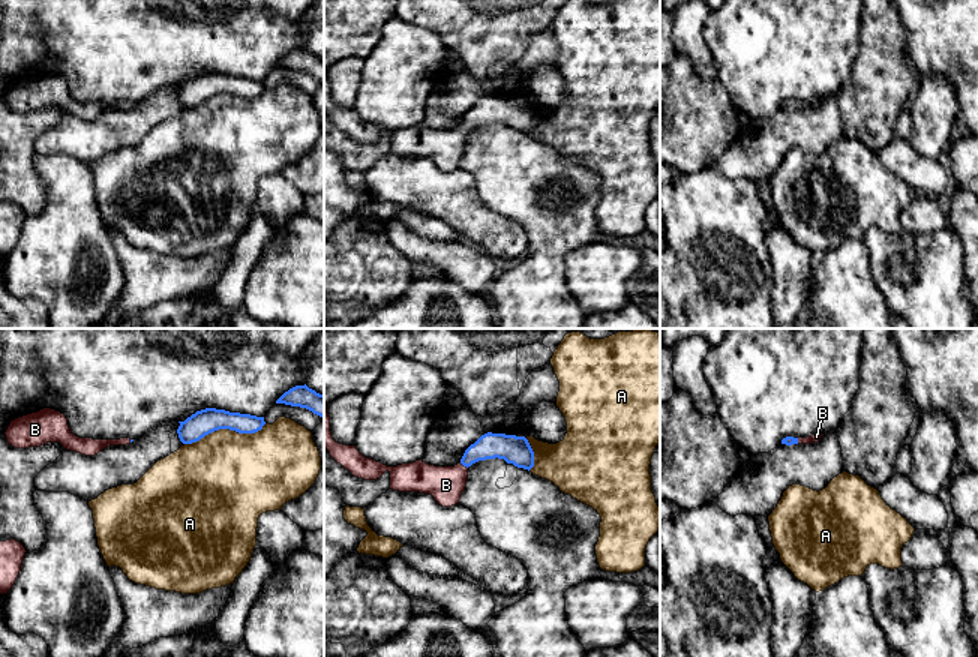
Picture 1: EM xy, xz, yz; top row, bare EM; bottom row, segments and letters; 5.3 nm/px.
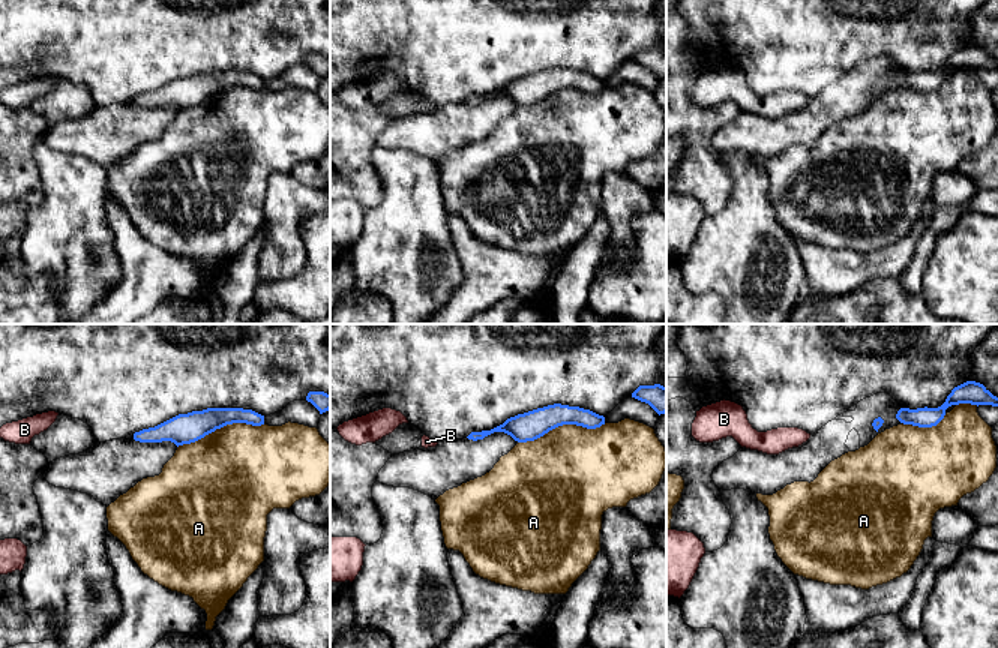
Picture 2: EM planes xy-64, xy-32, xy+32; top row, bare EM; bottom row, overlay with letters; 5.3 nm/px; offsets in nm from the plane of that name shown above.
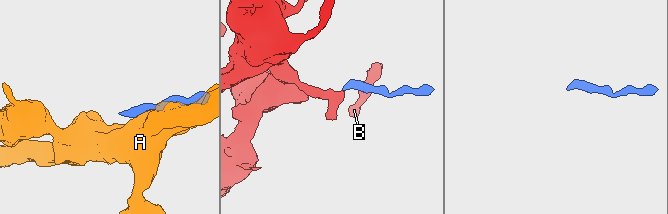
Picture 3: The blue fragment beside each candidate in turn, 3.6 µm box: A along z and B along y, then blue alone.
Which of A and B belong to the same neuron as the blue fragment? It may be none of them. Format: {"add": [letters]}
{"add": ["B"]}

